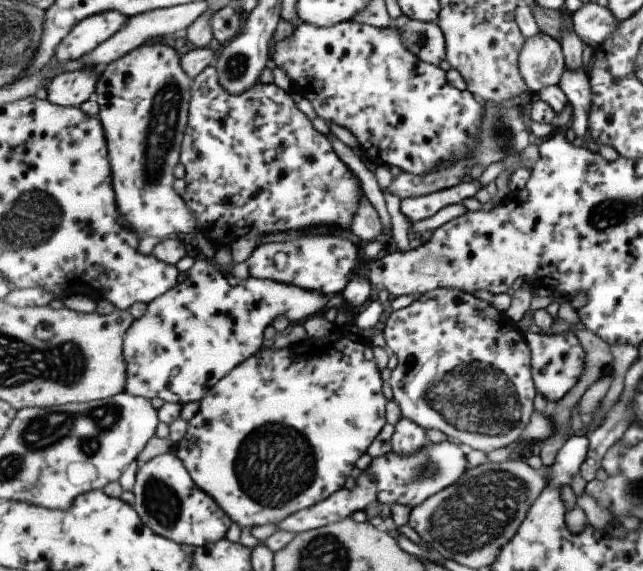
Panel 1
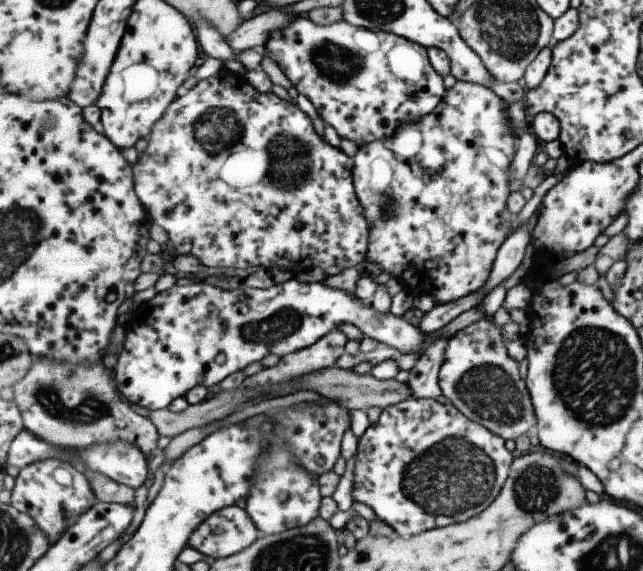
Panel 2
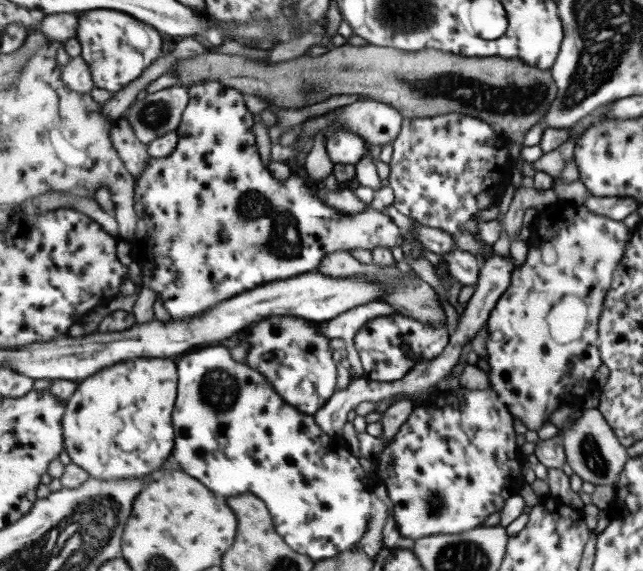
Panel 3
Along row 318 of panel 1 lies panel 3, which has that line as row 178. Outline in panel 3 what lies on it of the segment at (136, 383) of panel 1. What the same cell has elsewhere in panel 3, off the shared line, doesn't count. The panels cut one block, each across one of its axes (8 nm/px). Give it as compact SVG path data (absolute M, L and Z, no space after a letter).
M218 80L198 82L197 85L191 85L188 90L190 102L178 129L180 139L177 149L167 158L153 157L152 161L147 164L147 168L141 172L136 180L134 197L139 224L137 224L135 238L129 241L133 247L133 260L140 267L141 277L138 282L156 292L158 298L163 301L164 307L171 313L174 320L186 320L186 318L200 316L200 314L206 312L206 309L214 308L220 302L225 302L242 292L246 292L246 290L253 290L262 284L311 273L319 268L321 261L324 260L327 254L338 250L349 251L355 250L355 248L363 248L372 251L379 246L384 246L385 248L400 246L405 250L407 249L406 239L408 234L405 230L399 228L386 212L368 207L361 214L343 214L335 207L329 205L325 196L317 197L315 195L315 191L322 185L310 182L308 178L303 178L301 174L292 171L286 181L276 180L261 159L257 135L253 132L255 120L253 120L253 114L249 112L247 96L243 95L241 91L227 87Z

